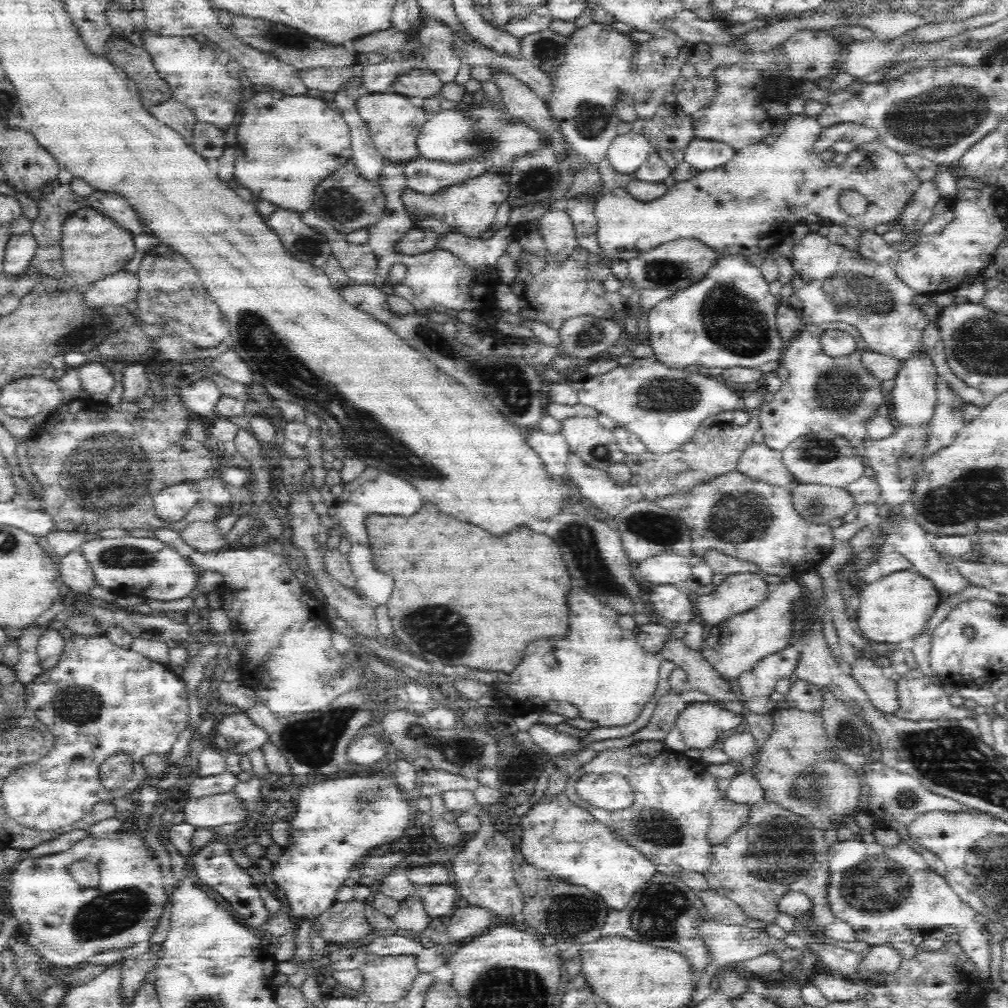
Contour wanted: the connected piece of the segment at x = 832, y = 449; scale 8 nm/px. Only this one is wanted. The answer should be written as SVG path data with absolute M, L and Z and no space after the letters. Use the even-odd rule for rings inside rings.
M826 432L824 438L822 436L814 438L814 434L808 434L792 440L782 450L782 460L788 472L792 474L794 484L826 484L834 488L844 488L846 484L864 476L864 470L858 458L854 456L854 452L850 450L850 446L842 438L834 436L832 432Z

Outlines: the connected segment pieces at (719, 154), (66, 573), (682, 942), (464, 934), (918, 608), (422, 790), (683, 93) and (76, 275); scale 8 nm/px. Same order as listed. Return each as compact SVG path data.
M694 138L686 148L684 162L688 168L696 168L702 174L702 172L712 172L726 166L734 156L736 152L730 146L724 146L722 142Z
M82 550L72 552L60 562L60 580L62 580L64 592L76 592L78 596L88 596L90 590L98 586L96 574L86 562Z
M656 874L650 882L646 882L646 886L638 890L638 894L634 894L626 910L620 910L620 912L610 910L608 920L602 928L602 934L624 936L624 938L630 938L630 940L636 940L648 946L672 950L684 956L684 960L690 966L690 982L698 984L700 976L714 962L714 954L702 934L702 928L706 926L708 918L710 916L702 900L702 892L692 890L680 876Z
M458 904L452 920L450 920L450 928L448 928L448 938L452 944L462 944L468 938L482 934L482 930L486 930L492 922L494 914L492 910L478 906L478 904Z
M902 570L898 574L890 574L874 584L864 584L858 606L856 630L864 640L872 642L888 642L898 644L902 640L910 640L922 634L926 622L940 606L940 594L932 586L930 580L924 580L914 570Z
M422 770L416 776L418 780L418 794L422 794L422 798L434 798L440 796L440 792L446 790L478 790L482 786L482 782L476 778L462 778L458 774L450 774L444 770Z
M698 74L690 80L680 76L674 80L672 94L676 98L676 104L688 116L694 116L700 108L704 108L712 102L712 96L716 94L716 84L712 82L712 78L702 78Z
M84 206L76 214L72 214L62 228L64 274L70 276L70 280L74 282L72 286L78 288L80 292L88 292L94 282L100 282L102 278L126 268L134 254L136 254L136 246L130 232L116 226L116 222L112 222L110 216L102 214L96 208Z

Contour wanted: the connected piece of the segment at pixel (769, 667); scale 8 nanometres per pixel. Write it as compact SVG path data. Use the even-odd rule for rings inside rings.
M790 644L786 650L762 660L754 670L750 670L750 674L742 674L742 678L738 678L742 698L748 700L756 696L770 696L776 692L774 686L778 680L790 680L790 676L796 672L796 666L798 650Z

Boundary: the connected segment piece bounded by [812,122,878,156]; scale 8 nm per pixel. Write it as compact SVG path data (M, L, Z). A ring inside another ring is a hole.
M854 122L834 124L834 126L828 126L828 128L820 128L820 138L812 144L812 152L816 156L822 156L838 140L846 140L846 142L854 144L854 142L874 140L874 138L878 138L878 132L874 128L868 128L868 126L862 126L862 124L854 124Z

